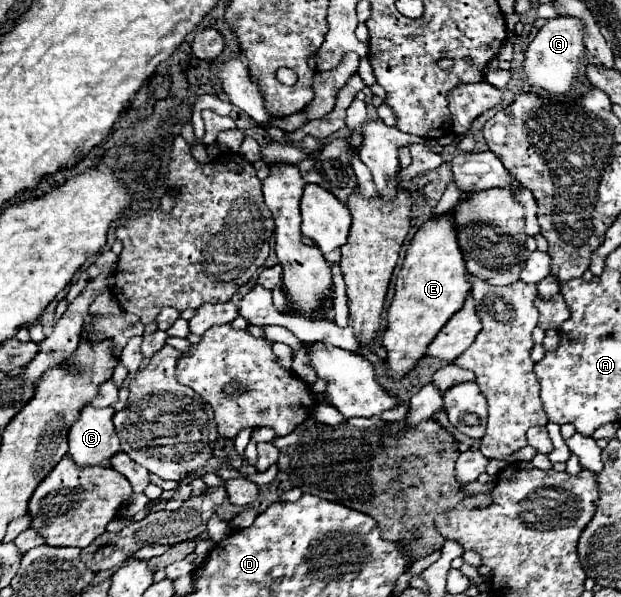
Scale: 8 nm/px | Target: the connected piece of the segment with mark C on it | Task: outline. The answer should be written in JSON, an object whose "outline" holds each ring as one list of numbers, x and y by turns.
{"outline":[[92,404,82,408,82,414,70,426,70,432,68,432,68,446,70,446,68,456,76,464,80,464,80,466,102,464,108,458,112,458,116,452,120,452,120,440,116,436,114,426,112,426,112,416,114,416,112,408,94,408]]}

